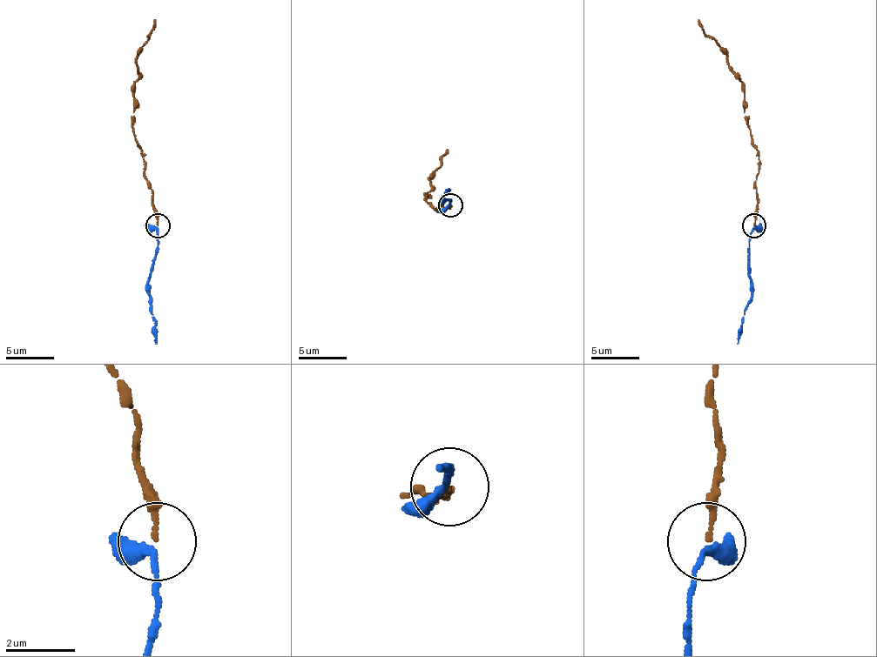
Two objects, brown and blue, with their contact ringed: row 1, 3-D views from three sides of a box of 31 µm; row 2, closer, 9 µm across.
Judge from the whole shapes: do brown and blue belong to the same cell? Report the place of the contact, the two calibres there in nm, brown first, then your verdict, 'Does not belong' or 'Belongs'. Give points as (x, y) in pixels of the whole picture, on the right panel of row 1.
Place: (753, 225). Thickness 130 nm (brown) against 260 nm. Belongs

